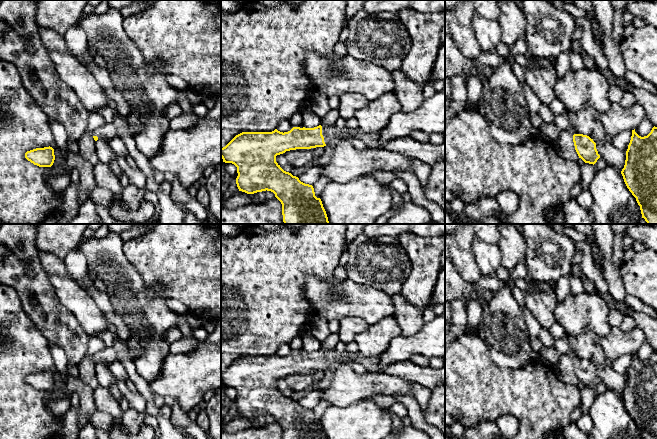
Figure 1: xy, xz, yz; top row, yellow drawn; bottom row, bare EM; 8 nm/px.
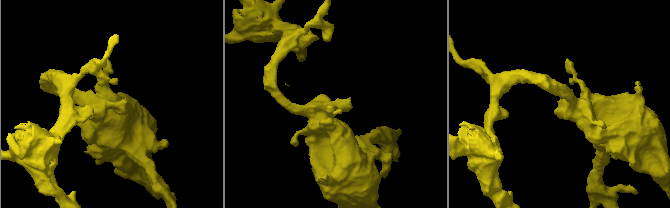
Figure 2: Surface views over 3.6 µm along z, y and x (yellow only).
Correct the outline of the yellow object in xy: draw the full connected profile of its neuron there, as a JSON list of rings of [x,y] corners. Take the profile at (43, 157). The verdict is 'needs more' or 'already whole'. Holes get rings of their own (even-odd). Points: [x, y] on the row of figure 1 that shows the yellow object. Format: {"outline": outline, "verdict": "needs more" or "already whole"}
{"outline": [[[52,147],[36,148],[25,153],[25,158],[39,167],[51,167],[55,160]]], "verdict": "already whole"}

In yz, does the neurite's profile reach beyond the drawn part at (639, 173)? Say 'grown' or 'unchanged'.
unchanged

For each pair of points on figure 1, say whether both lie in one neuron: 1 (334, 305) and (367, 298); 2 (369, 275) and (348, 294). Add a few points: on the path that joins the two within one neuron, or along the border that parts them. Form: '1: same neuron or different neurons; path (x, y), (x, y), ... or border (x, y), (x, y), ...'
1: same neuron; path (342, 301), (359, 300)
2: different neurons; border (347, 278), (381, 291)

